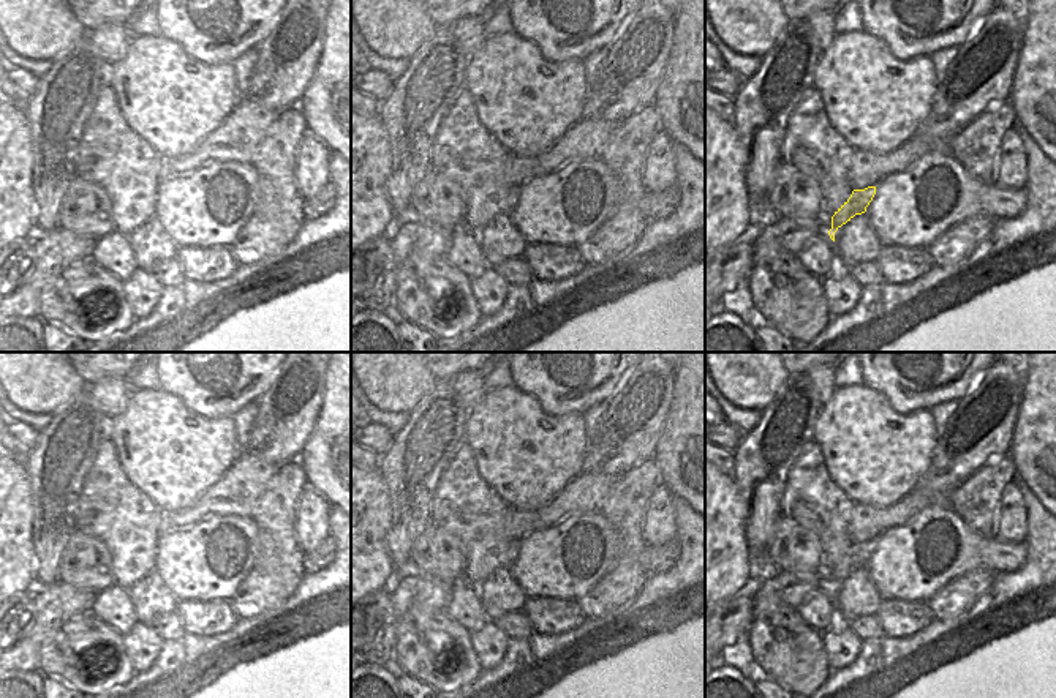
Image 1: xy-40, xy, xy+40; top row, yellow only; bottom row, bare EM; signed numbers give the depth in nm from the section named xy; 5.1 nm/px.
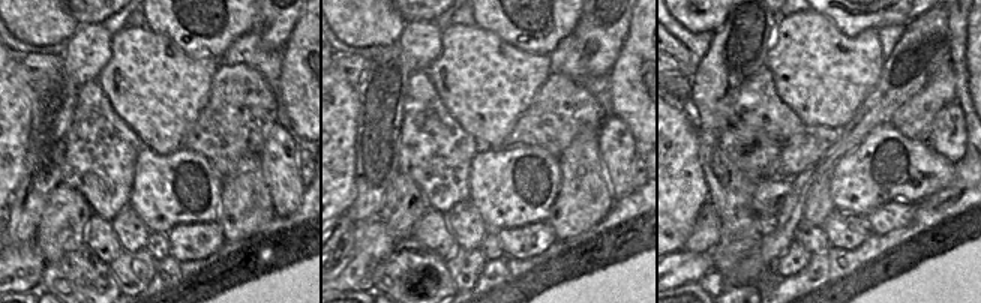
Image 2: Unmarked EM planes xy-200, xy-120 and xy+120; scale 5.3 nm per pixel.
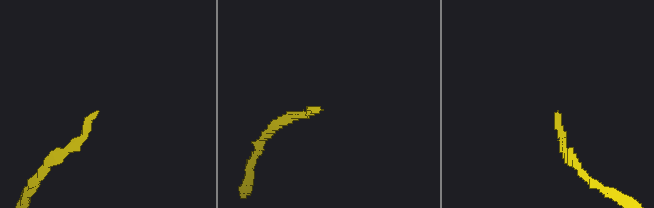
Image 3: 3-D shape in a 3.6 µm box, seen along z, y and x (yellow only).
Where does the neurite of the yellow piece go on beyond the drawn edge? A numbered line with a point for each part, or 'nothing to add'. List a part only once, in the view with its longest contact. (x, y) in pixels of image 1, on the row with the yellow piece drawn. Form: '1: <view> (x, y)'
nothing to add

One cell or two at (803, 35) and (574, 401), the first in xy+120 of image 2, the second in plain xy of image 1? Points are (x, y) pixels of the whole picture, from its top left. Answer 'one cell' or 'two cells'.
two cells

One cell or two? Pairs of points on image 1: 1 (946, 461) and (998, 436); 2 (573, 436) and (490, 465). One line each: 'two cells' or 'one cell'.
1: one cell
2: one cell

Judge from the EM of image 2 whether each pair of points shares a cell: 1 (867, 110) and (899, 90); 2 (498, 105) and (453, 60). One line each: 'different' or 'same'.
1: same
2: same

